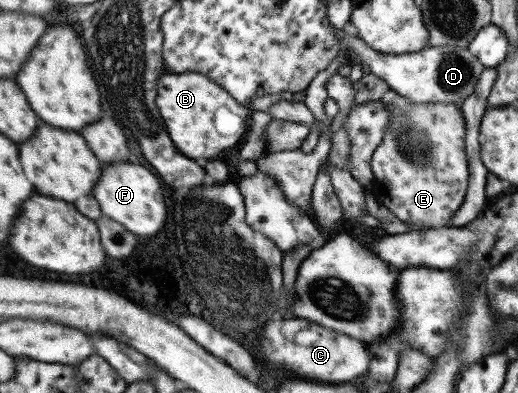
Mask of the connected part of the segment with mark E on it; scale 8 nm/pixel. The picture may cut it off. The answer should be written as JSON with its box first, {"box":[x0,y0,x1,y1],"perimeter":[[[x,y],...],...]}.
{"box":[372,92,470,229],"perimeter":[[[397,92],[387,103],[390,108],[391,125],[388,127],[382,145],[372,156],[375,182],[372,191],[398,219],[409,225],[421,225],[423,229],[450,226],[450,220],[465,204],[470,185],[470,165],[466,149],[466,117],[460,103],[439,105],[412,103]]]}

